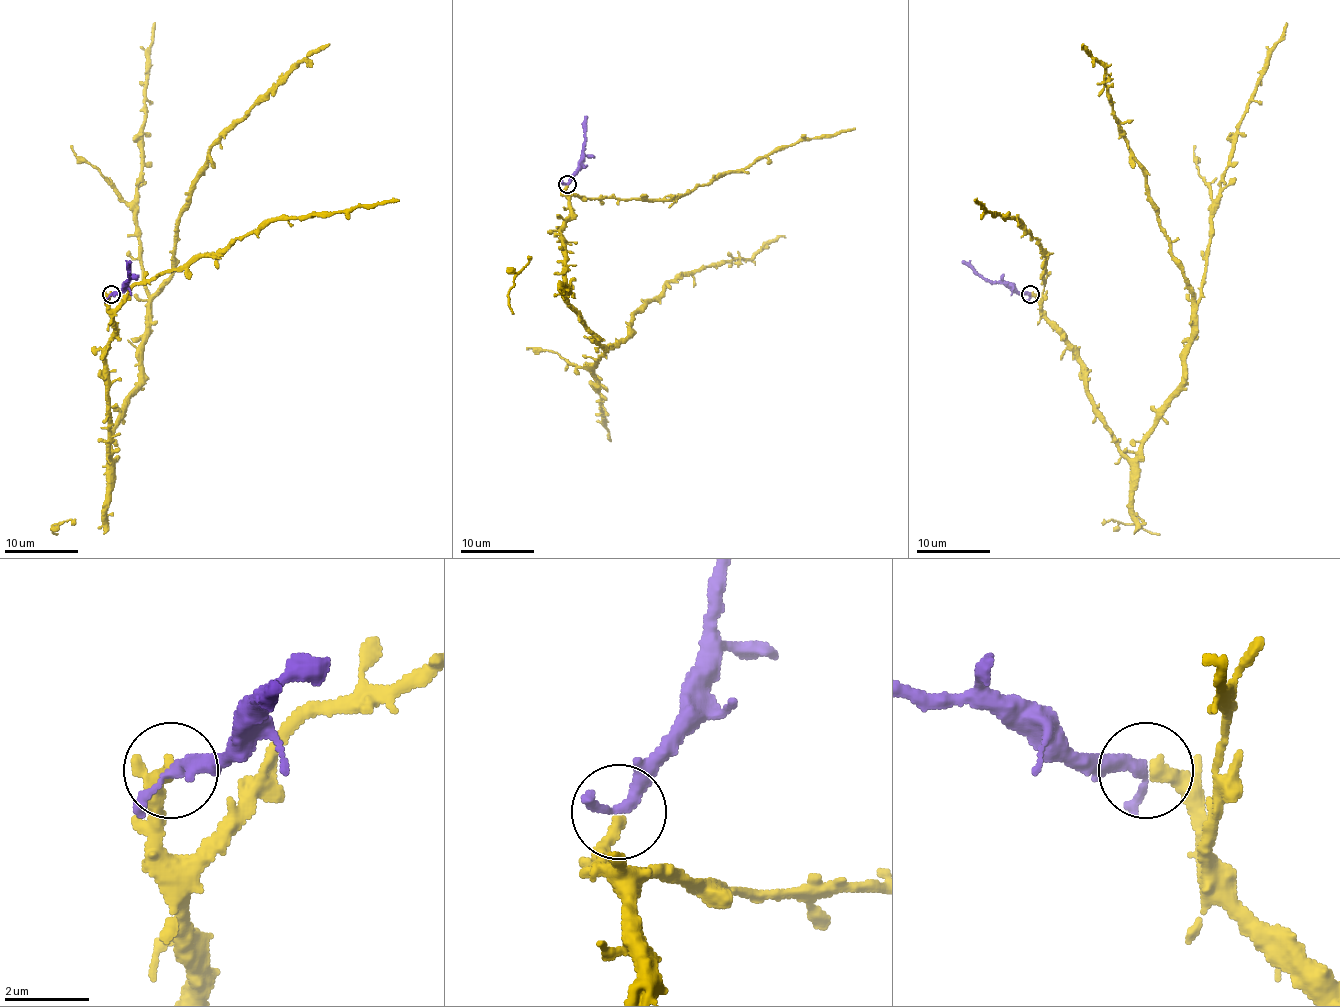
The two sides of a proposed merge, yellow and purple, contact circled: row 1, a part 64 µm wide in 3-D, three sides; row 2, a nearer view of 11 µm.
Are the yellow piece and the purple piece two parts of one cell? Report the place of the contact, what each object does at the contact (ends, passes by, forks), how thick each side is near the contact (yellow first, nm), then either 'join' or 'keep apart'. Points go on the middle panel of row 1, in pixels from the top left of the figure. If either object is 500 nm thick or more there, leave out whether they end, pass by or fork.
place (567, 184); yellow ends; purple passes by; calibres 320 and 240 nm; join

